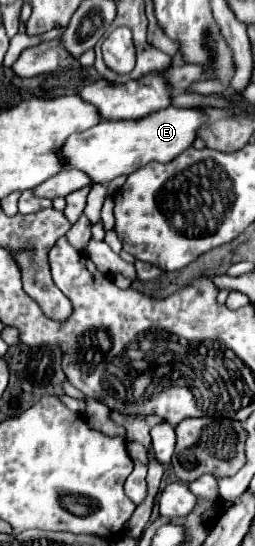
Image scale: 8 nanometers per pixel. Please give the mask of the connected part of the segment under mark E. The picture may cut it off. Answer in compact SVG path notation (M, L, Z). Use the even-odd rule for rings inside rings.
M168 107L136 121L100 121L98 125L74 133L58 149L58 157L68 169L78 169L94 183L110 183L118 175L130 175L150 161L166 163L178 157L196 139L198 127L206 123L206 115L198 109Z

